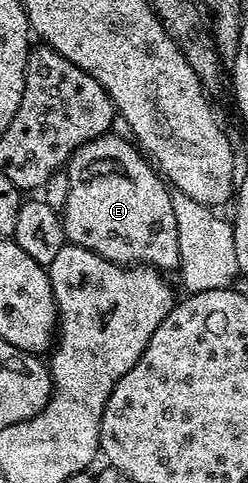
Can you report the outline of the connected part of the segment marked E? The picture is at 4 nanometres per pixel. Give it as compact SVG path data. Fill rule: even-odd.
M114 132L101 134L99 138L85 142L66 163L64 173L68 176L70 191L66 207L60 211L66 241L88 248L119 266L133 267L141 264L169 272L179 265L181 256L180 244L177 243L175 213L172 212L170 199L171 187L147 161L143 151L129 137L126 138L117 138Z

